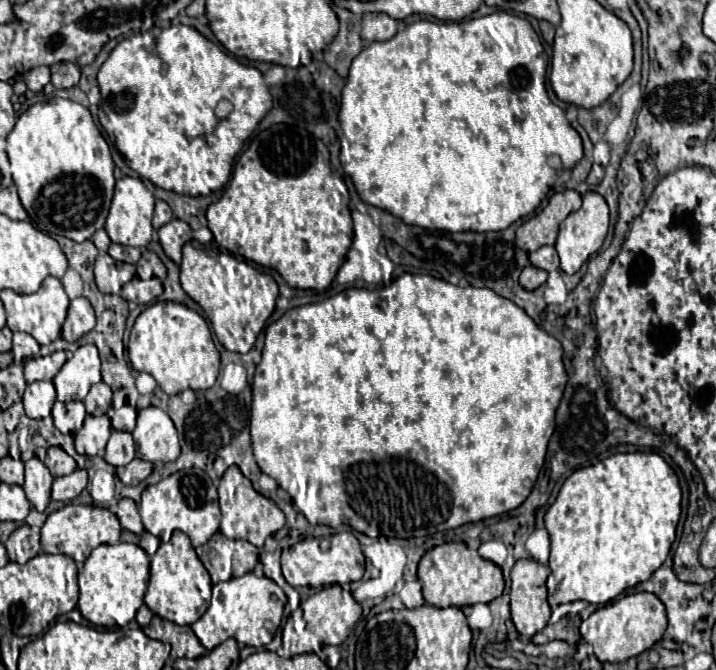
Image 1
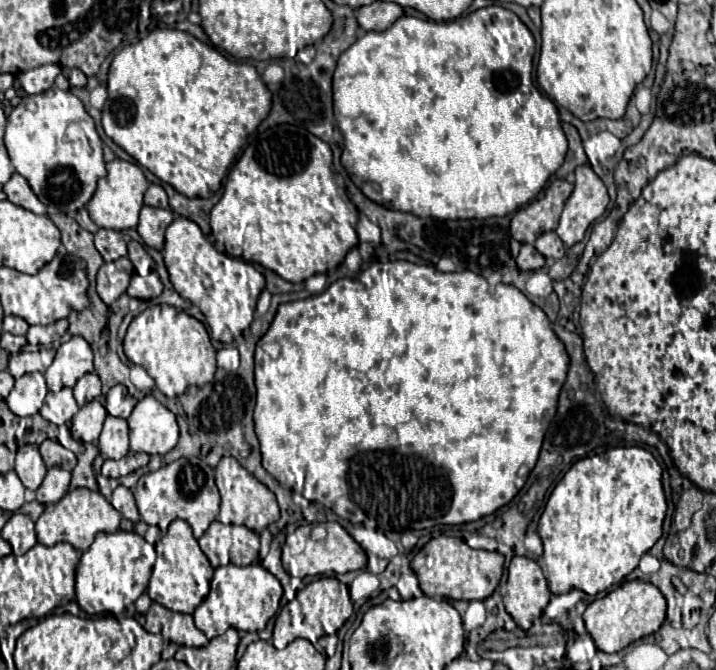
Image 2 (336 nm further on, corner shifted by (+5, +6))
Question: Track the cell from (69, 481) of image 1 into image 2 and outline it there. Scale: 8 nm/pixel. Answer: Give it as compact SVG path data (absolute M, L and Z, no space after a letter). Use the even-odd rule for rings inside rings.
M58 467L48 469L48 475L44 477L42 485L36 489L36 501L42 505L54 505L58 503L70 487L70 473Z

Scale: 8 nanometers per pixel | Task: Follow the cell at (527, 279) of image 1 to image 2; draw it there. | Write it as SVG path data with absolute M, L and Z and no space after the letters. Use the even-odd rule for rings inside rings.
M524 243L522 249L520 249L520 255L518 255L518 267L522 271L534 271L534 269L540 269L546 265L546 259L544 255L540 255L534 245L528 245Z

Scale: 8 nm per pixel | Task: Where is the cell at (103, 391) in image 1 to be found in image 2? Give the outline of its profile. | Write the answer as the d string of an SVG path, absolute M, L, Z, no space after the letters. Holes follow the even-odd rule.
M88 373L84 375L76 385L74 385L74 397L78 401L78 407L90 403L92 399L96 399L100 395L100 381L96 373Z

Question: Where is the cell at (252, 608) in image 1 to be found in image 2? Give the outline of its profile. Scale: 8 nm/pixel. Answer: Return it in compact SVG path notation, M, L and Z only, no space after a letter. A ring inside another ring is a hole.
M252 563L246 567L240 565L226 565L214 571L210 581L210 593L194 611L194 623L208 639L222 635L226 629L234 627L238 631L262 631L270 617L278 611L282 599L282 585L280 581L264 569L260 563Z

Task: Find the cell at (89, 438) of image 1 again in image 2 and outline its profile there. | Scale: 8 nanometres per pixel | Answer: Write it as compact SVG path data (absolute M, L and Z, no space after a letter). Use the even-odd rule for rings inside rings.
M90 401L86 403L71 420L70 431L72 437L84 443L98 443L104 419L106 419L106 409L100 401Z

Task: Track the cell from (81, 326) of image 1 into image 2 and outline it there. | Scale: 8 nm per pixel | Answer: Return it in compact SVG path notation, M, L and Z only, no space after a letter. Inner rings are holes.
M60 319L60 321L52 323L52 325L46 325L46 327L32 325L28 329L28 333L26 333L26 339L28 339L30 345L48 345L48 343L58 341L66 333L66 329L68 329L66 319Z

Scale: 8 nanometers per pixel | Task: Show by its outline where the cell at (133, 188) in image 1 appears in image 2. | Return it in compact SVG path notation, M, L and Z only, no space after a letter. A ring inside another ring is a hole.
M114 159L114 161L106 163L106 169L108 169L108 175L98 179L98 187L86 205L90 219L98 227L104 227L104 229L116 229L116 231L132 229L138 225L138 213L144 205L142 199L144 199L144 193L150 183L136 163L130 163L124 159Z

